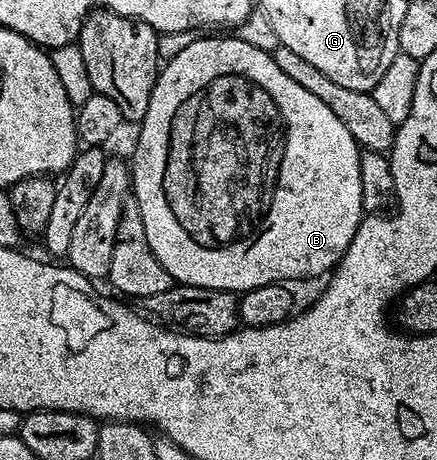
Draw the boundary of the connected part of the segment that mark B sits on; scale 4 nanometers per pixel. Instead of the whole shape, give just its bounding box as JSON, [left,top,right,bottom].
[131,35,363,295]

